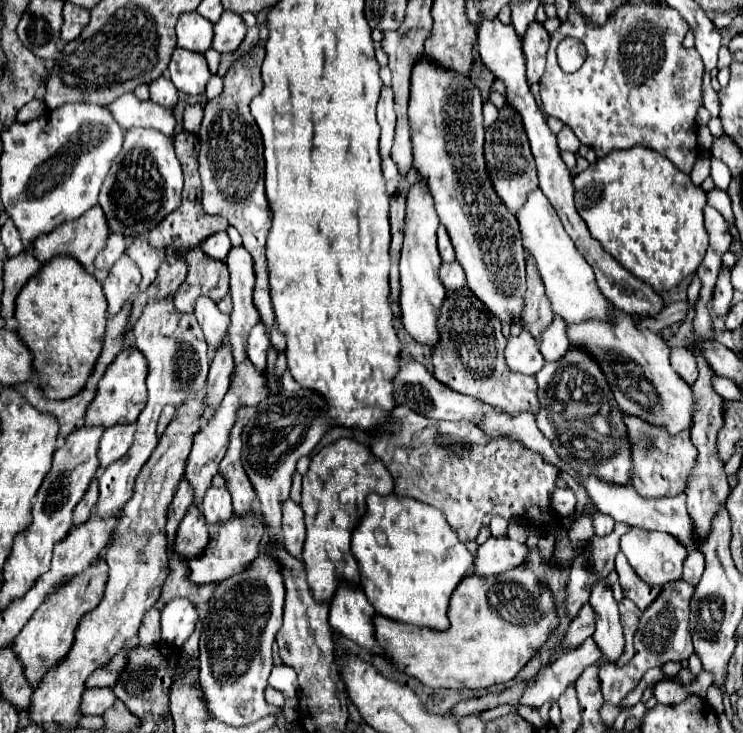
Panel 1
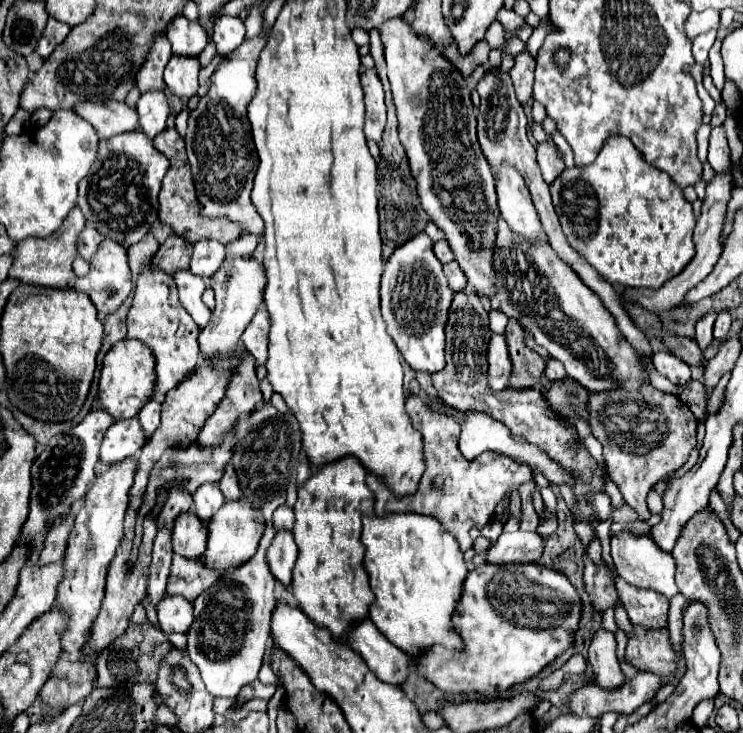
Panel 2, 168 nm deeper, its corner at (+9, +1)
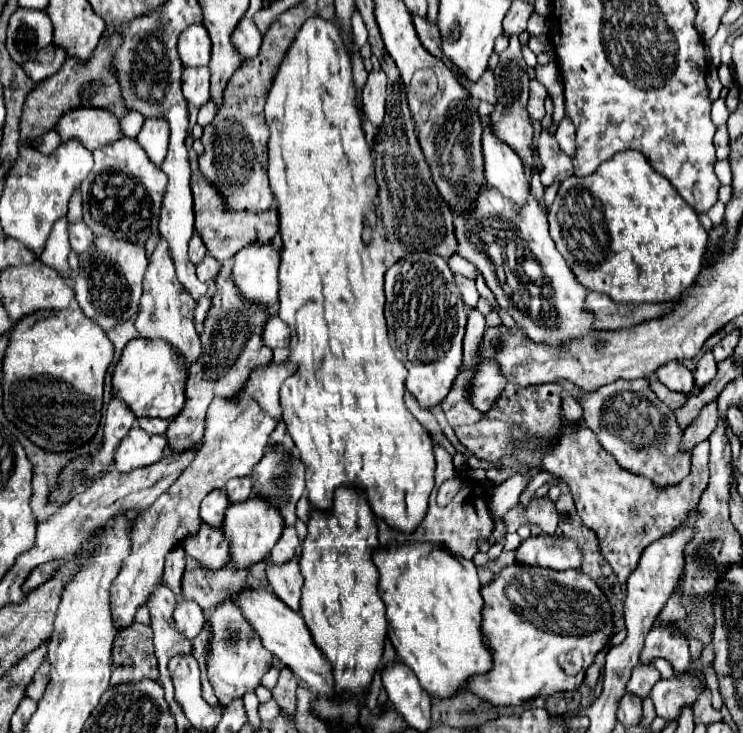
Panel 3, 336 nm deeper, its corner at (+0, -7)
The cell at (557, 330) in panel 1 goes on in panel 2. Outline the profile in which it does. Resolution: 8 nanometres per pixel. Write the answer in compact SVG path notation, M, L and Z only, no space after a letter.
M549 356L549 358L547 358L545 376L547 376L549 380L559 380L559 378L565 378L567 374L565 374L565 368L563 368L563 364L561 364L559 360L555 360L553 356Z

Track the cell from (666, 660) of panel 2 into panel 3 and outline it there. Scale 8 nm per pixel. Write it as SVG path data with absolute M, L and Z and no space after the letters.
M636 666L636 670L632 672L632 678L628 680L626 686L626 694L630 696L638 696L638 698L646 698L652 690L652 686L660 680L660 672L654 666Z

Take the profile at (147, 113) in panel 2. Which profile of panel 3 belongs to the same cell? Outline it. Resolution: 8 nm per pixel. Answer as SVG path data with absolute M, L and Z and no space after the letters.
M148 118L148 120L144 120L144 126L136 140L144 148L146 156L152 162L156 162L156 166L160 166L166 158L168 138L170 138L168 124L162 122L162 118Z

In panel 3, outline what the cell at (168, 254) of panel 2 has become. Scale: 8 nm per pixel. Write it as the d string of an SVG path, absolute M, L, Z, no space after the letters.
M194 232L194 236L190 238L190 252L188 254L192 256L192 262L194 264L198 264L206 256L206 246L204 246L202 238L198 236L198 232Z

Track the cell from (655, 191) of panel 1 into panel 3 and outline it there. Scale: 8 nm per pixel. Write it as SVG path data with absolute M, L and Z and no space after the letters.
M624 150L604 162L586 178L570 176L560 184L554 204L548 208L550 236L558 252L568 262L576 280L588 290L610 296L618 304L670 302L700 274L708 232L702 228L698 214L676 194L674 186L636 150Z

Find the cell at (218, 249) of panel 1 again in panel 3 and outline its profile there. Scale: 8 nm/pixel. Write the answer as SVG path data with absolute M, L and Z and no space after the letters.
M206 256L198 266L196 266L196 274L202 282L212 282L212 278L216 278L216 274L220 272L220 262L216 262L212 256Z

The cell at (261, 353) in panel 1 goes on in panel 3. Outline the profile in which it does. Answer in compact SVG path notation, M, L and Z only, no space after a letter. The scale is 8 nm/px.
M272 316L268 320L268 324L266 324L266 328L264 328L262 338L264 338L264 344L274 350L274 348L288 346L290 338L292 338L292 332L290 332L290 328L278 316Z

